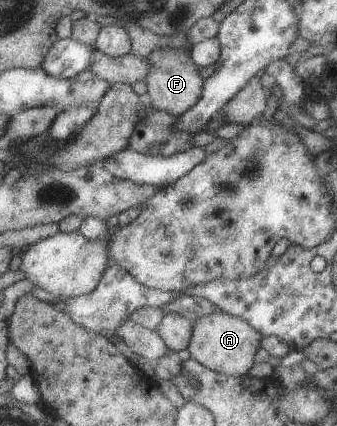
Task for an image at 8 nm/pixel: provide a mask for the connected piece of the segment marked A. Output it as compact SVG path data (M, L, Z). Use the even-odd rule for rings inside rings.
M214 310L192 322L187 350L191 354L190 358L202 366L235 379L246 375L247 370L252 366L254 354L261 346L261 338L262 335L245 320Z

